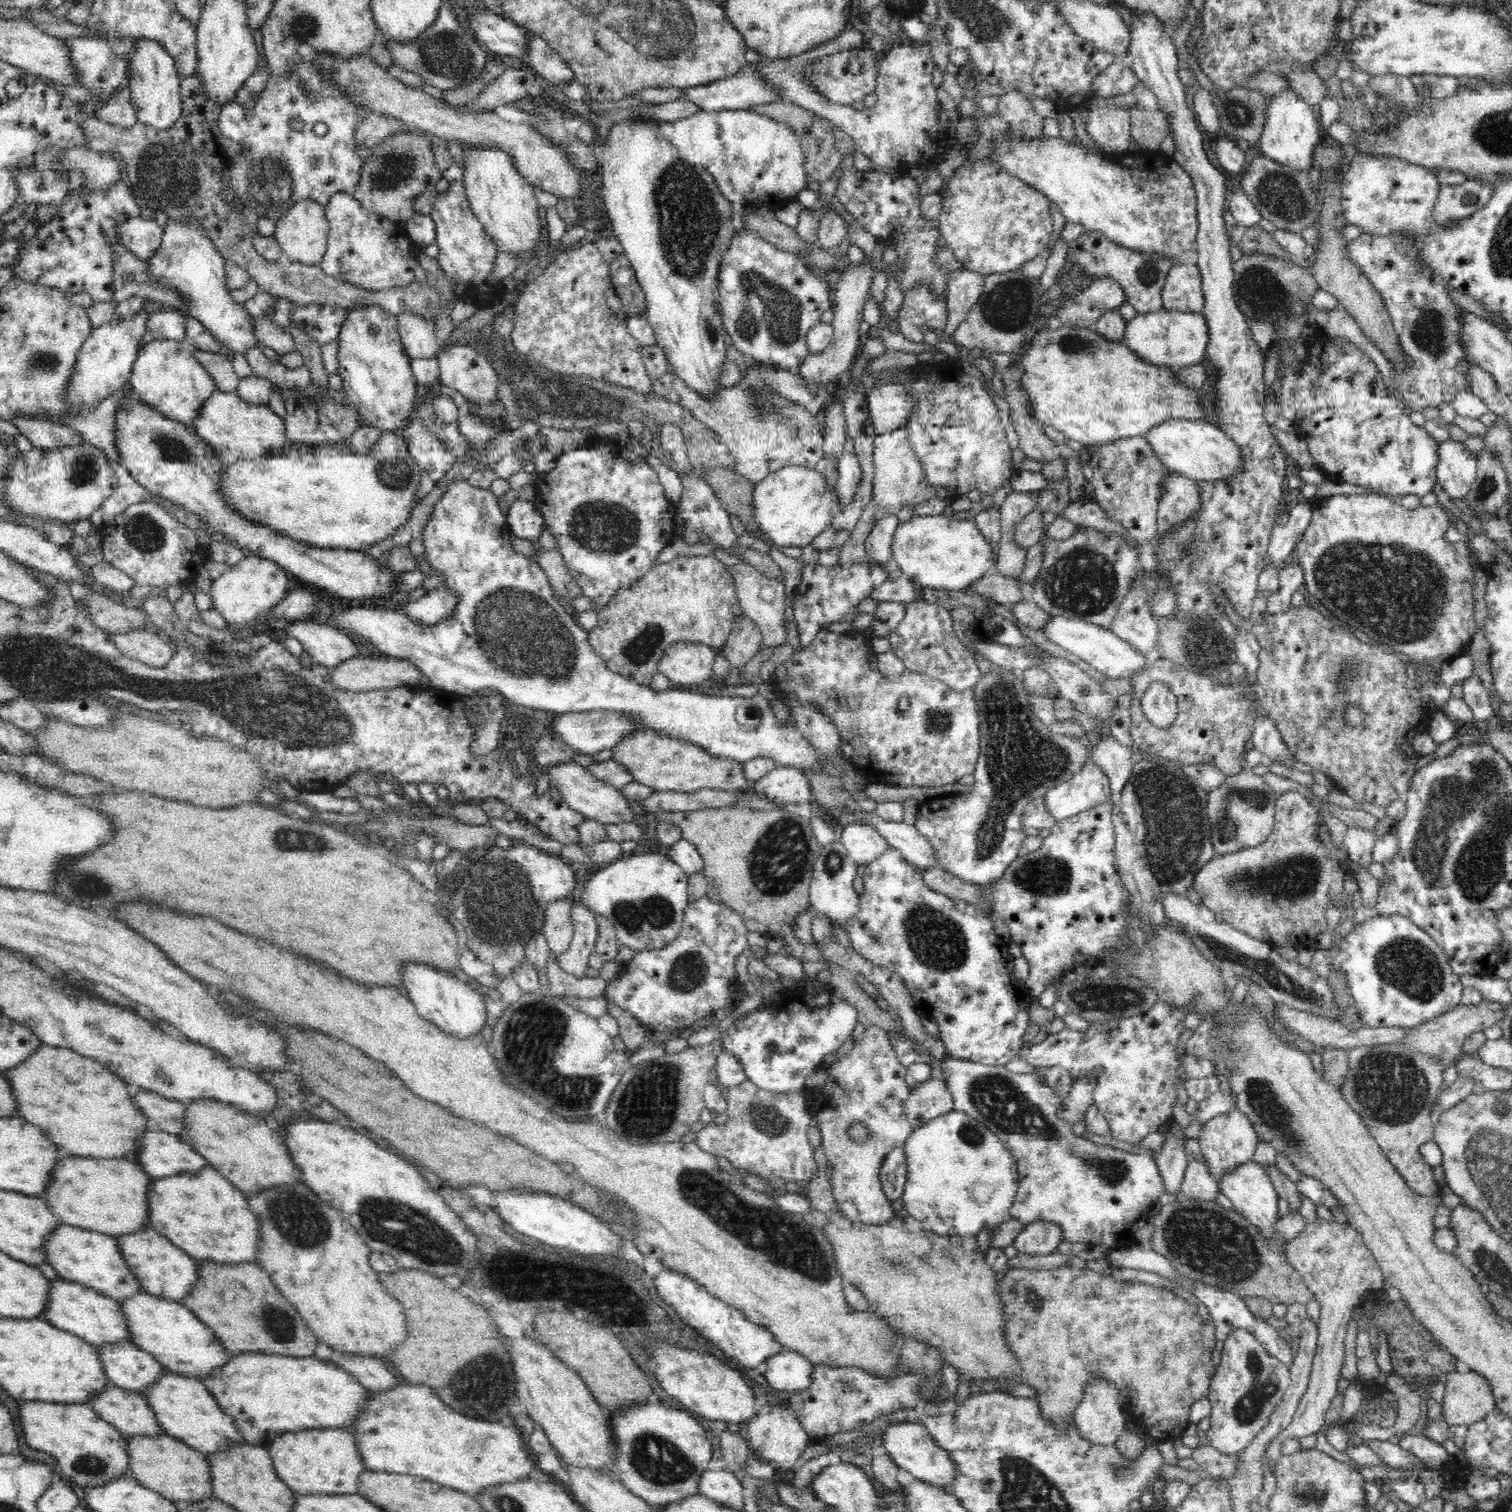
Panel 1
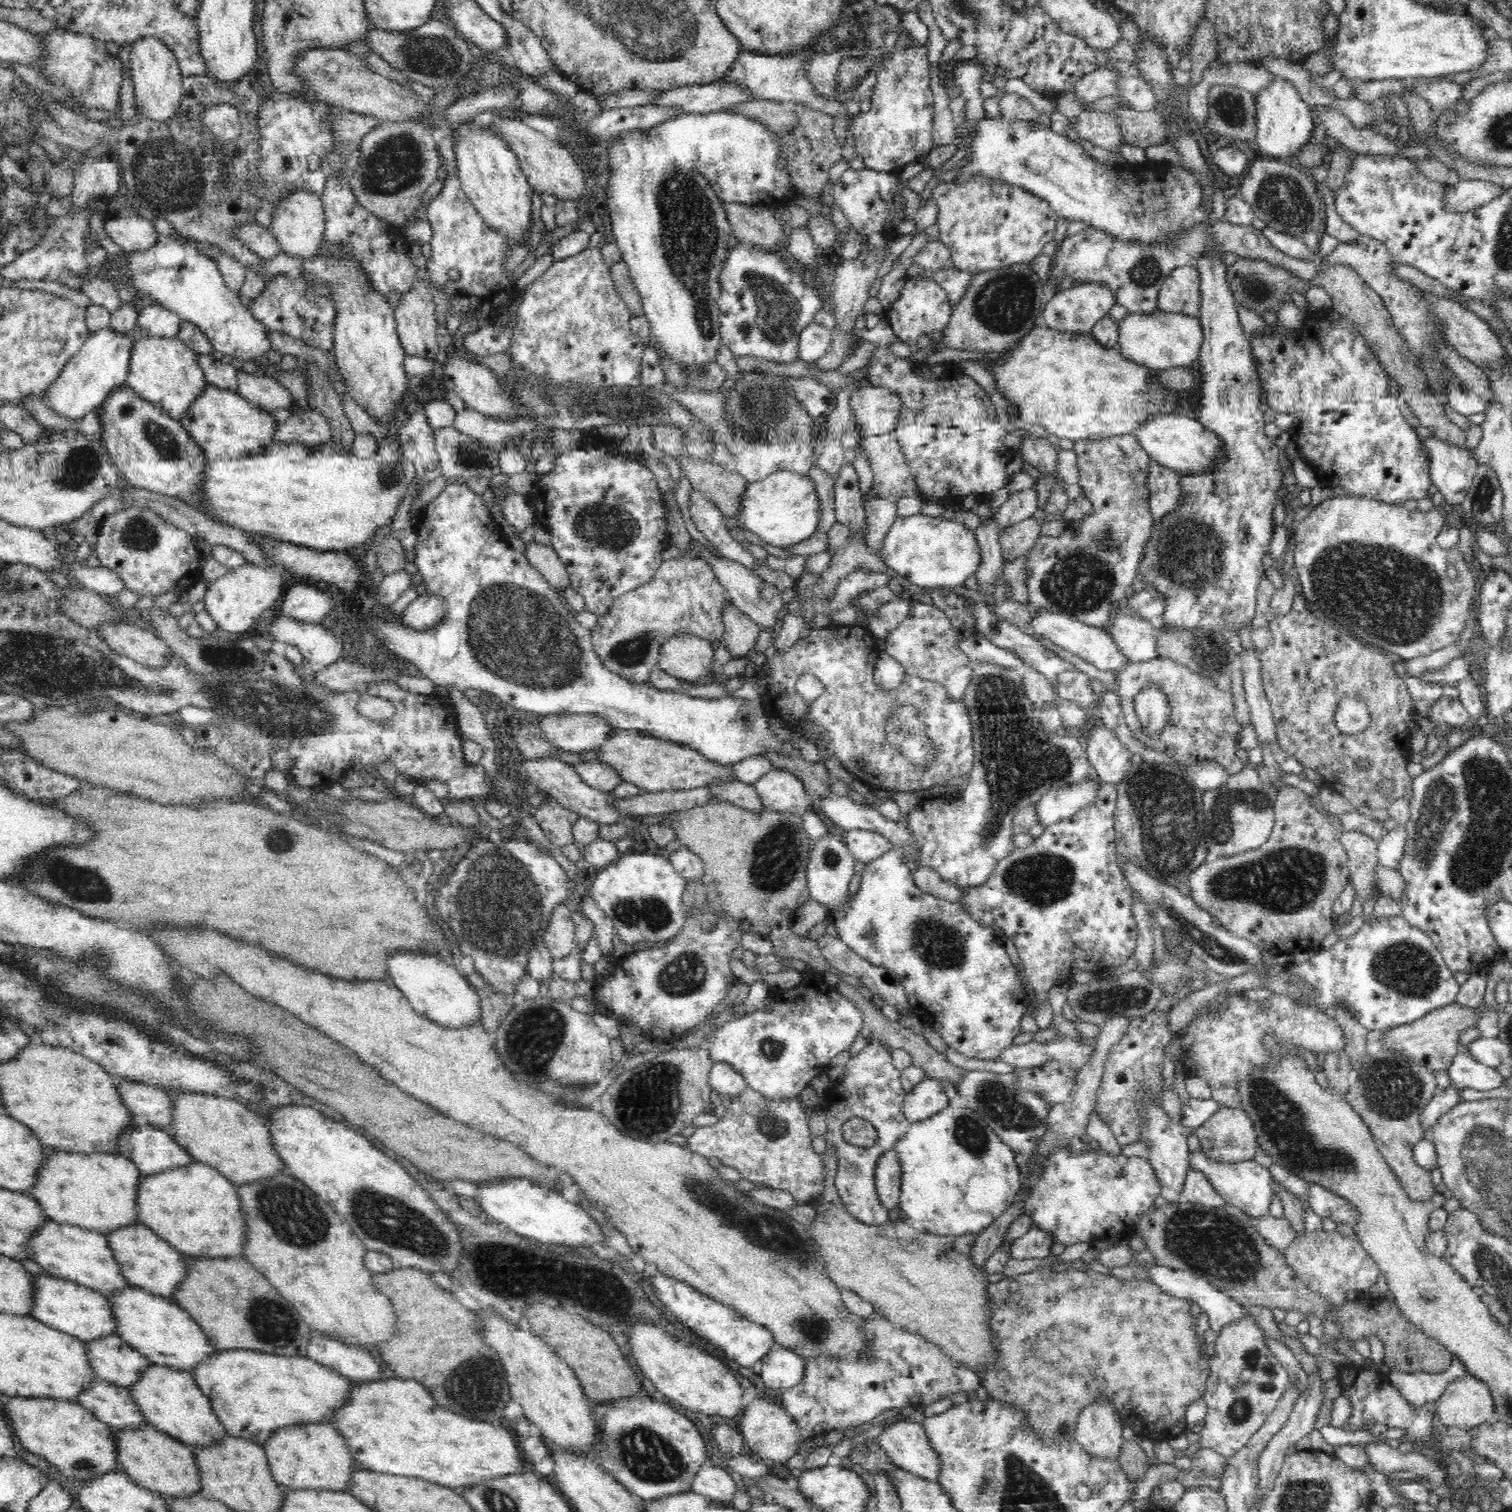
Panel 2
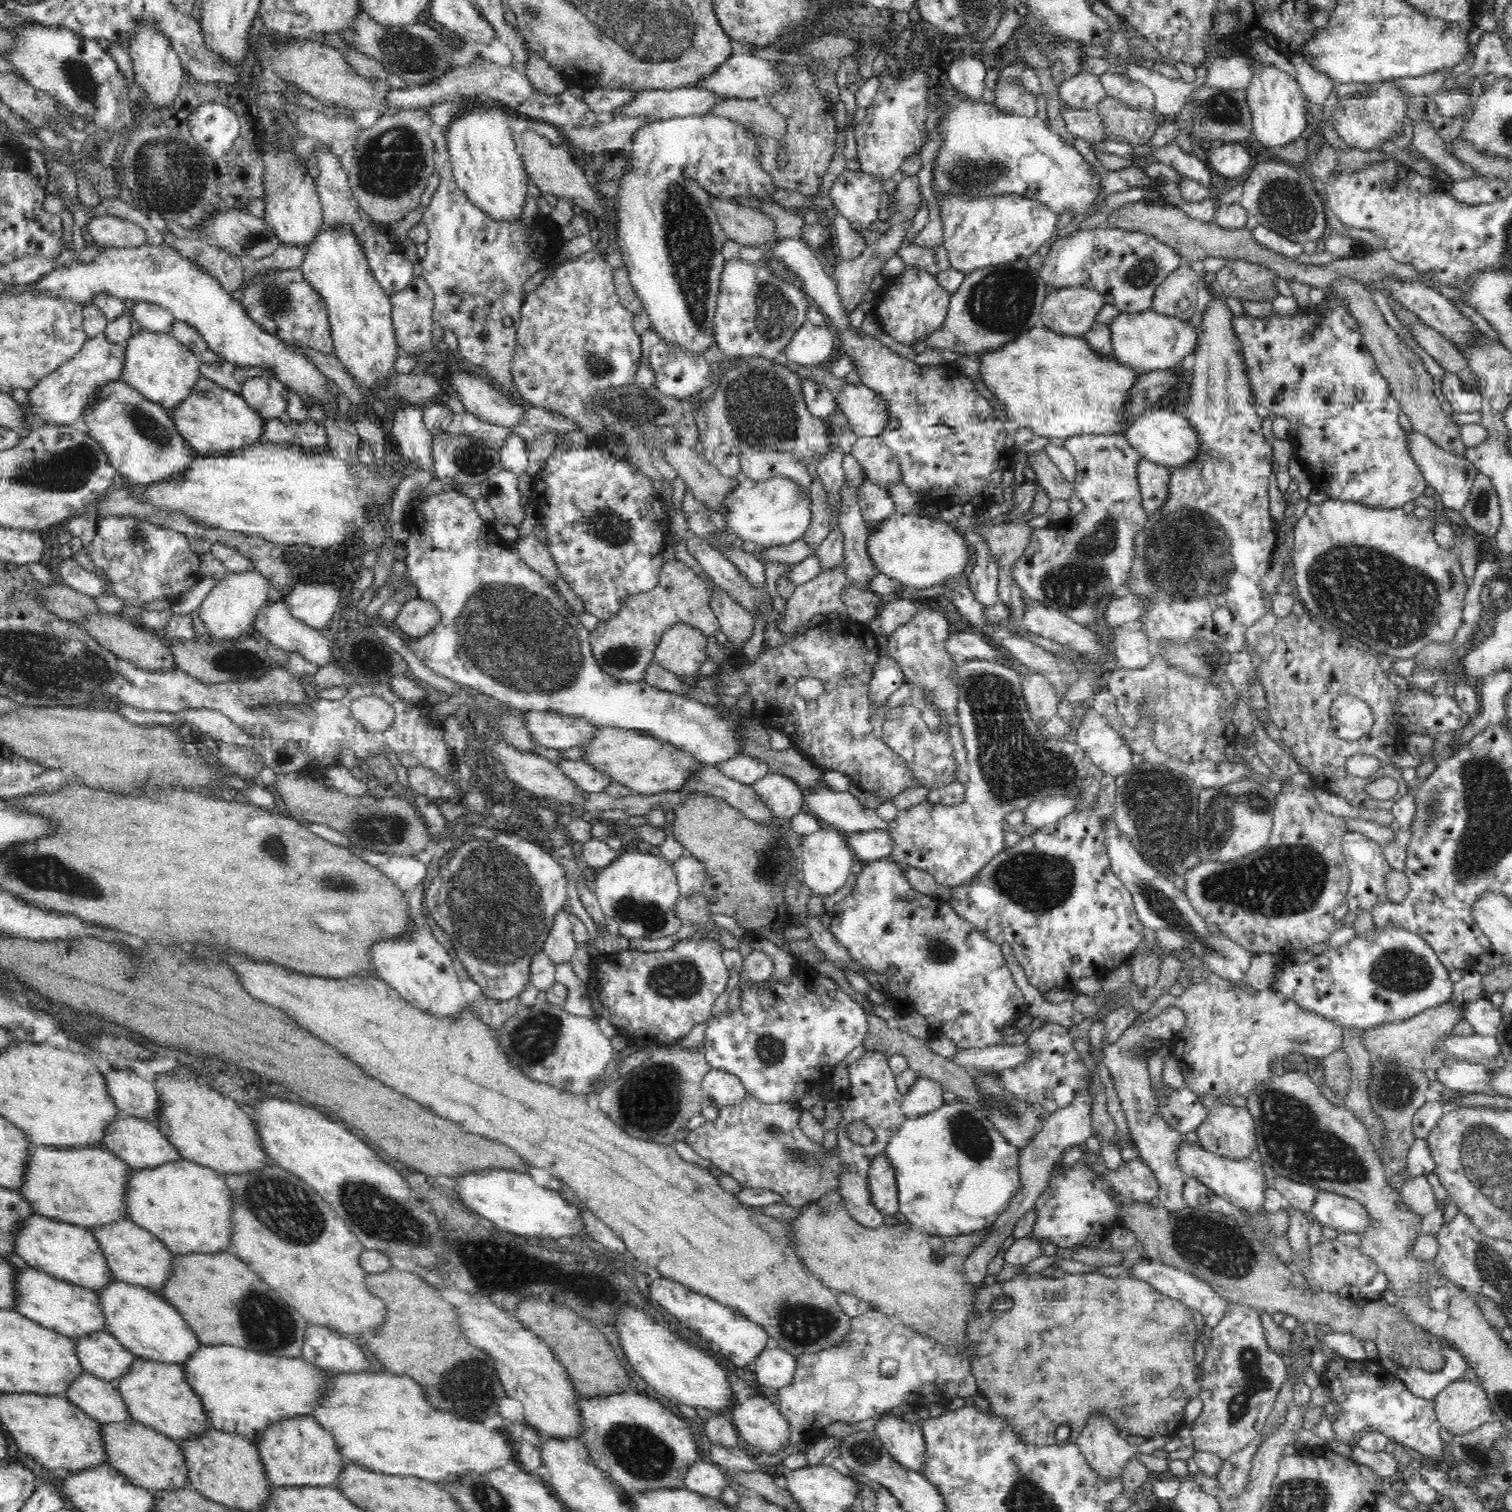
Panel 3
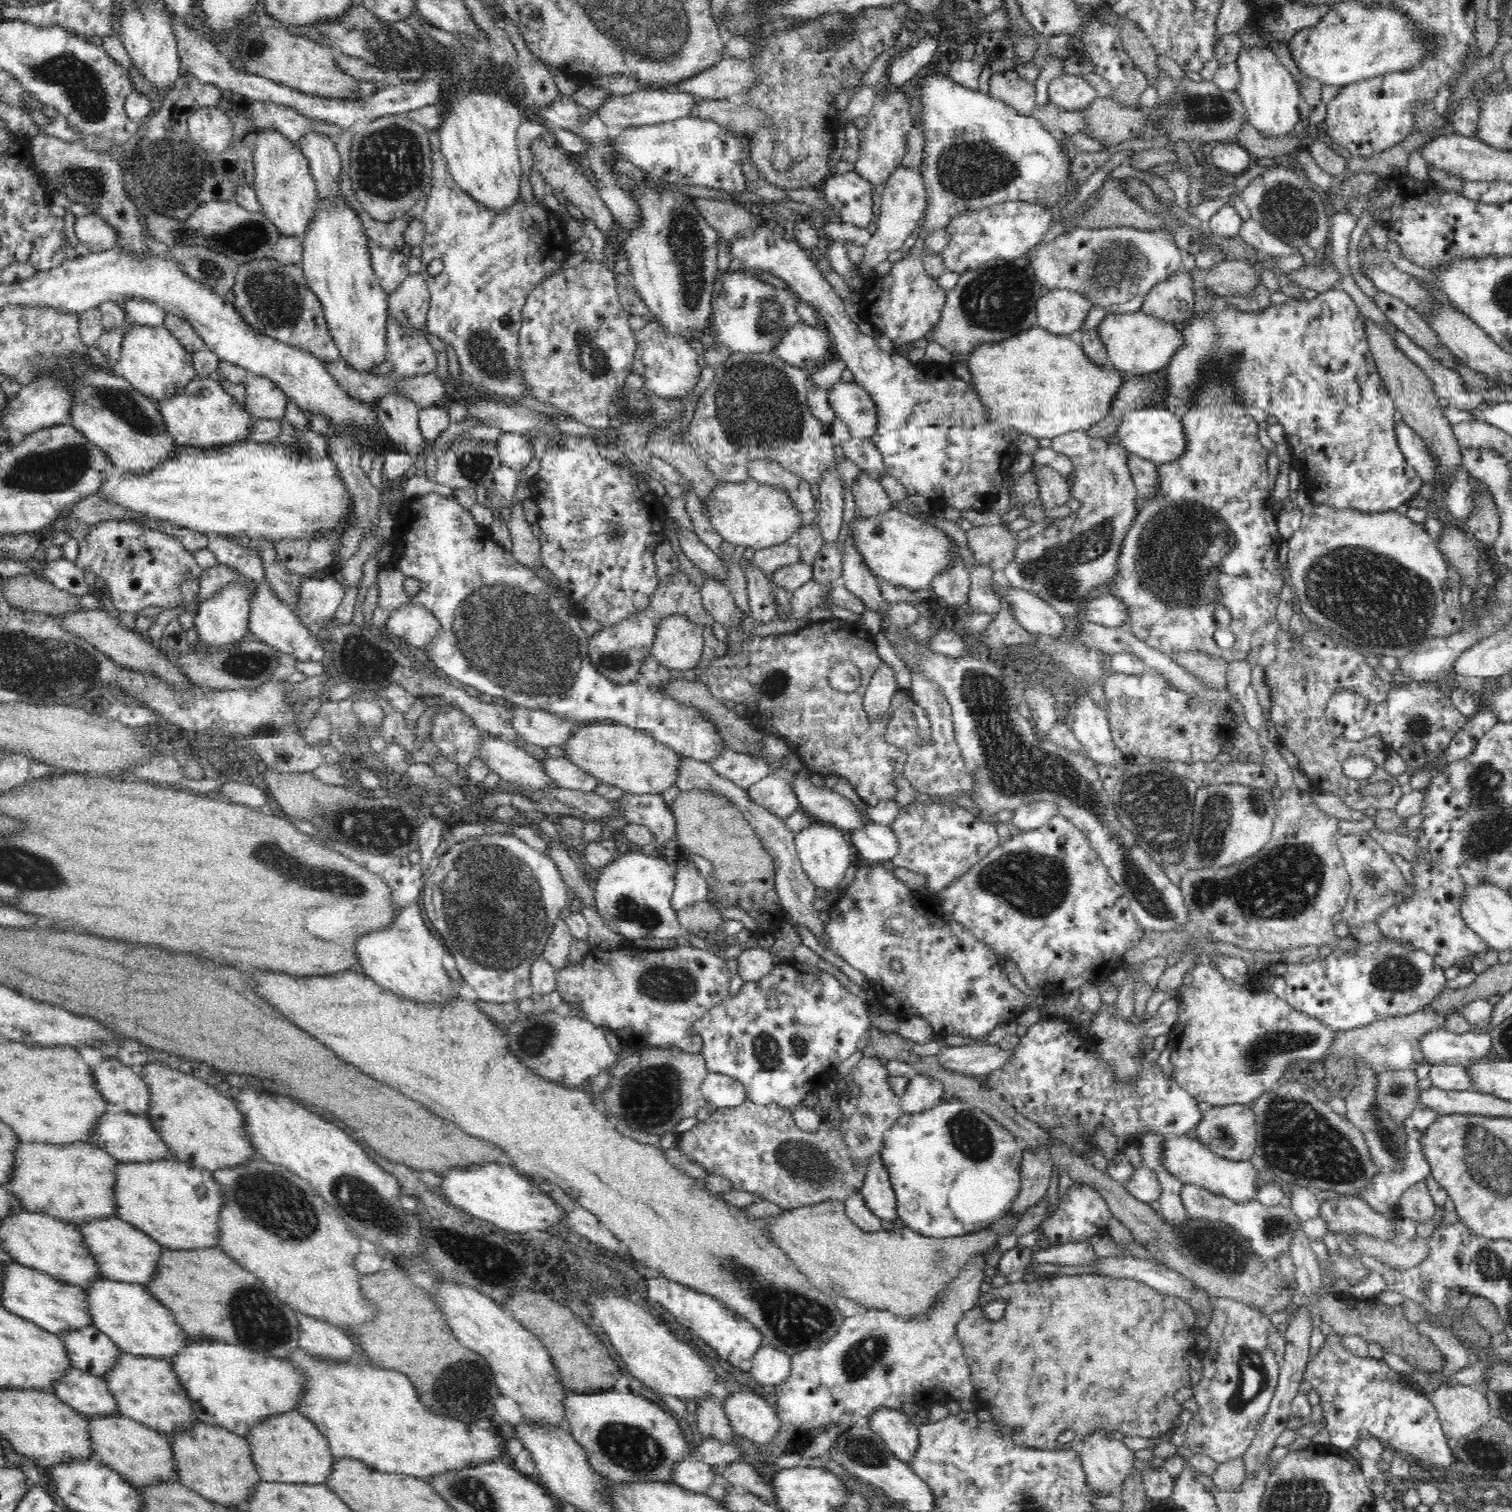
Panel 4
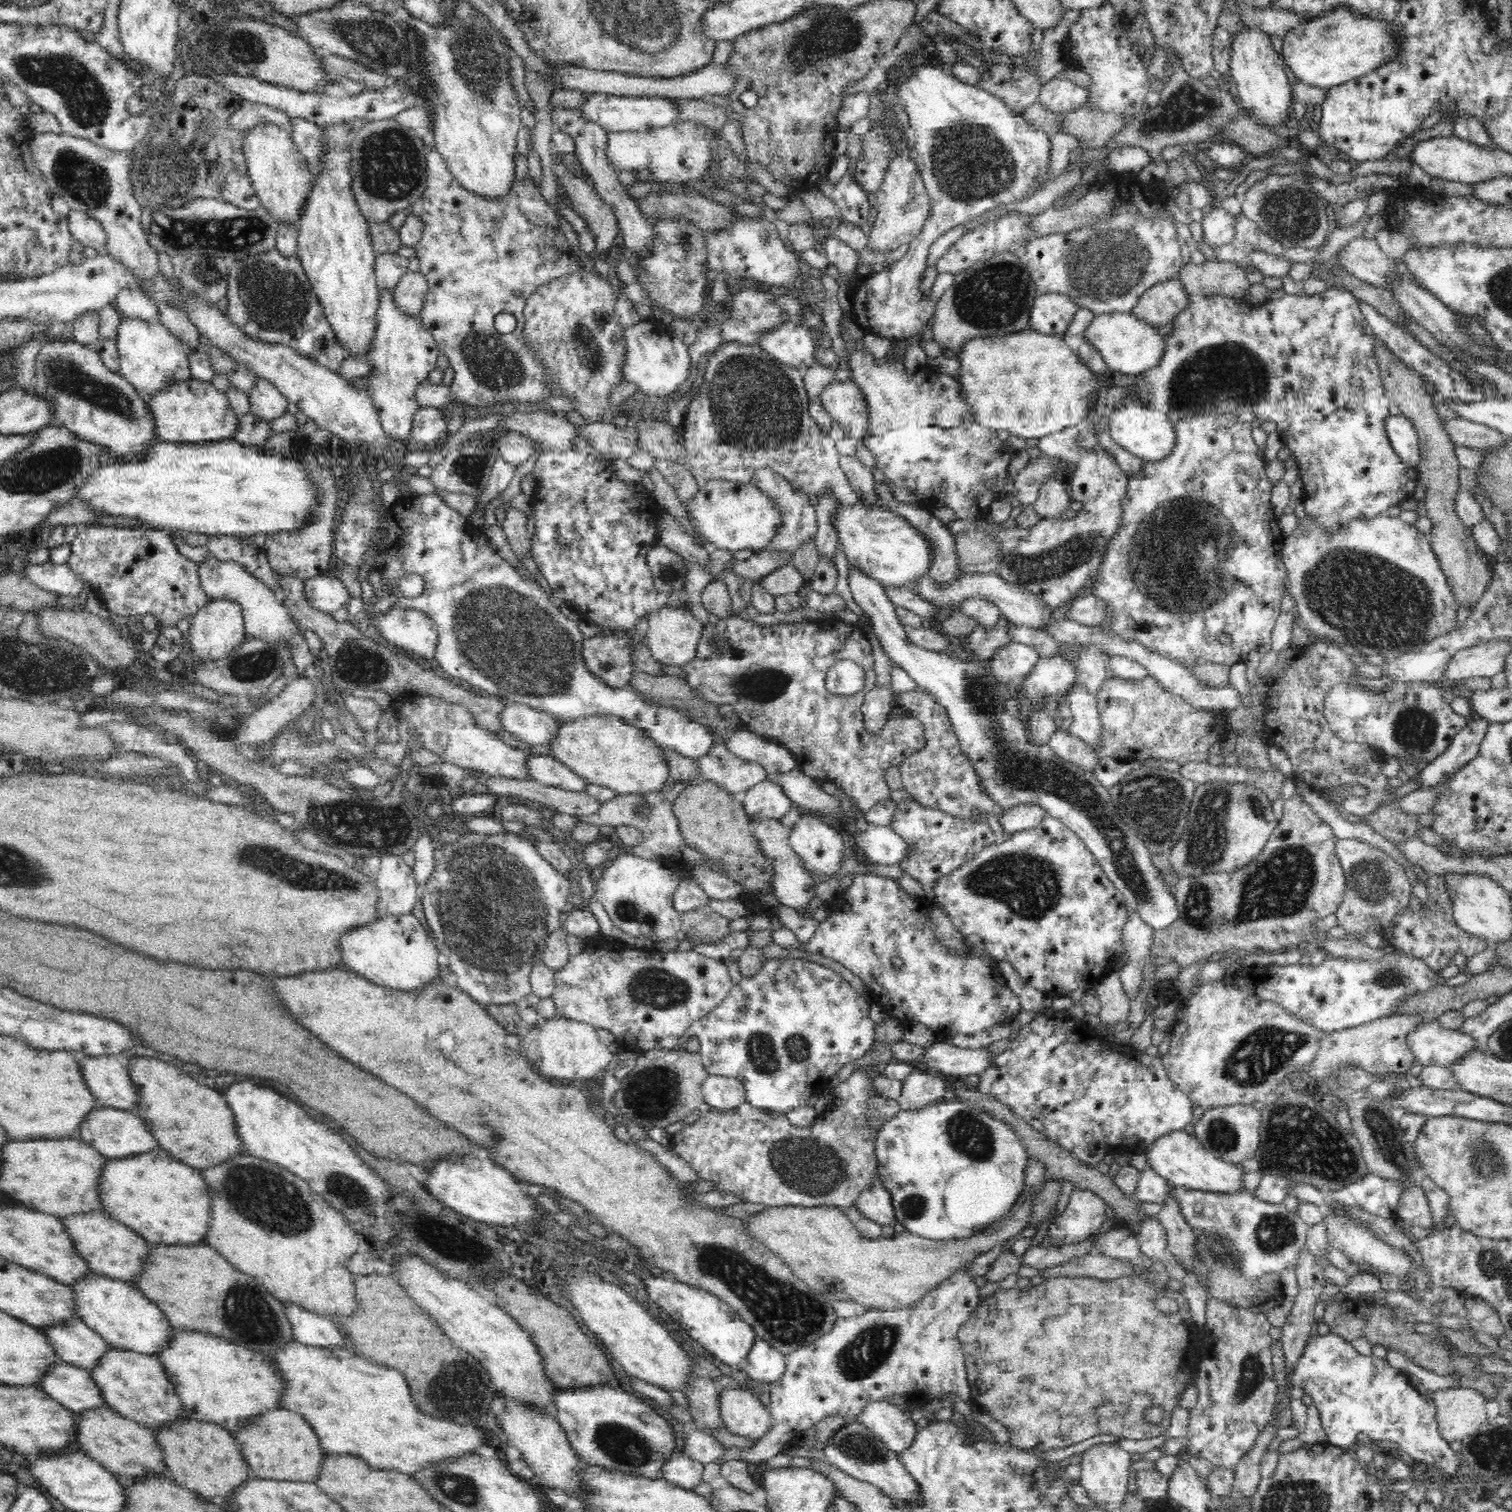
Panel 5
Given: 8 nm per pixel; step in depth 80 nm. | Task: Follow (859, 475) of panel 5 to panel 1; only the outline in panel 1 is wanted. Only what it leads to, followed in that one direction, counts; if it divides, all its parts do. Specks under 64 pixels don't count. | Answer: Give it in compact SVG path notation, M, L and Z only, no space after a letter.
M894 514L885 515L875 521L874 527L866 540L866 553L876 563L886 564L893 558L894 530L899 524L898 517Z

